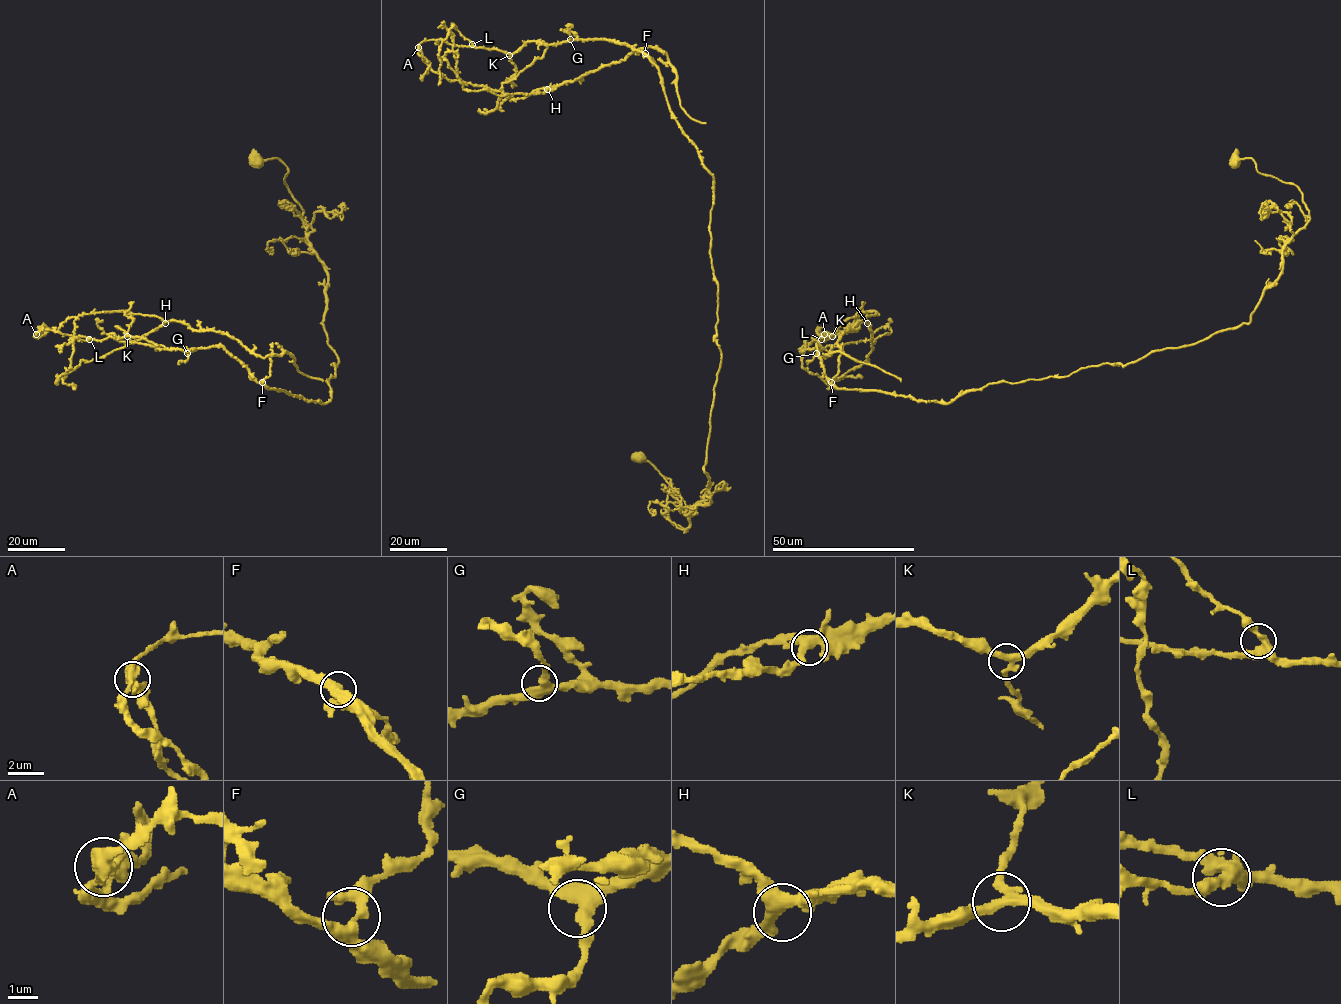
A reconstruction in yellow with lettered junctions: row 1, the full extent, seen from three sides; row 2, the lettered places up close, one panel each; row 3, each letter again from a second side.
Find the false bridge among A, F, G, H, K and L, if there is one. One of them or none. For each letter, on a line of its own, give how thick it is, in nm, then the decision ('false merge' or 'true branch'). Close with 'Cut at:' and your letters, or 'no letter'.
A: calibre 500 nm; false merge
F: calibre 380 nm; true branch
G: calibre 400 nm; true branch
H: calibre 400 nm; true branch
K: calibre 320 nm; true branch
L: calibre 360 nm; true branch
Cut at: A

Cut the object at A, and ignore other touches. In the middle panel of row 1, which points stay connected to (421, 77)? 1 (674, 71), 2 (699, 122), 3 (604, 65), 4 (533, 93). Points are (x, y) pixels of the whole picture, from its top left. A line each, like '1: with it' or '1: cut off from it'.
1: cut off from it
2: cut off from it
3: cut off from it
4: cut off from it

